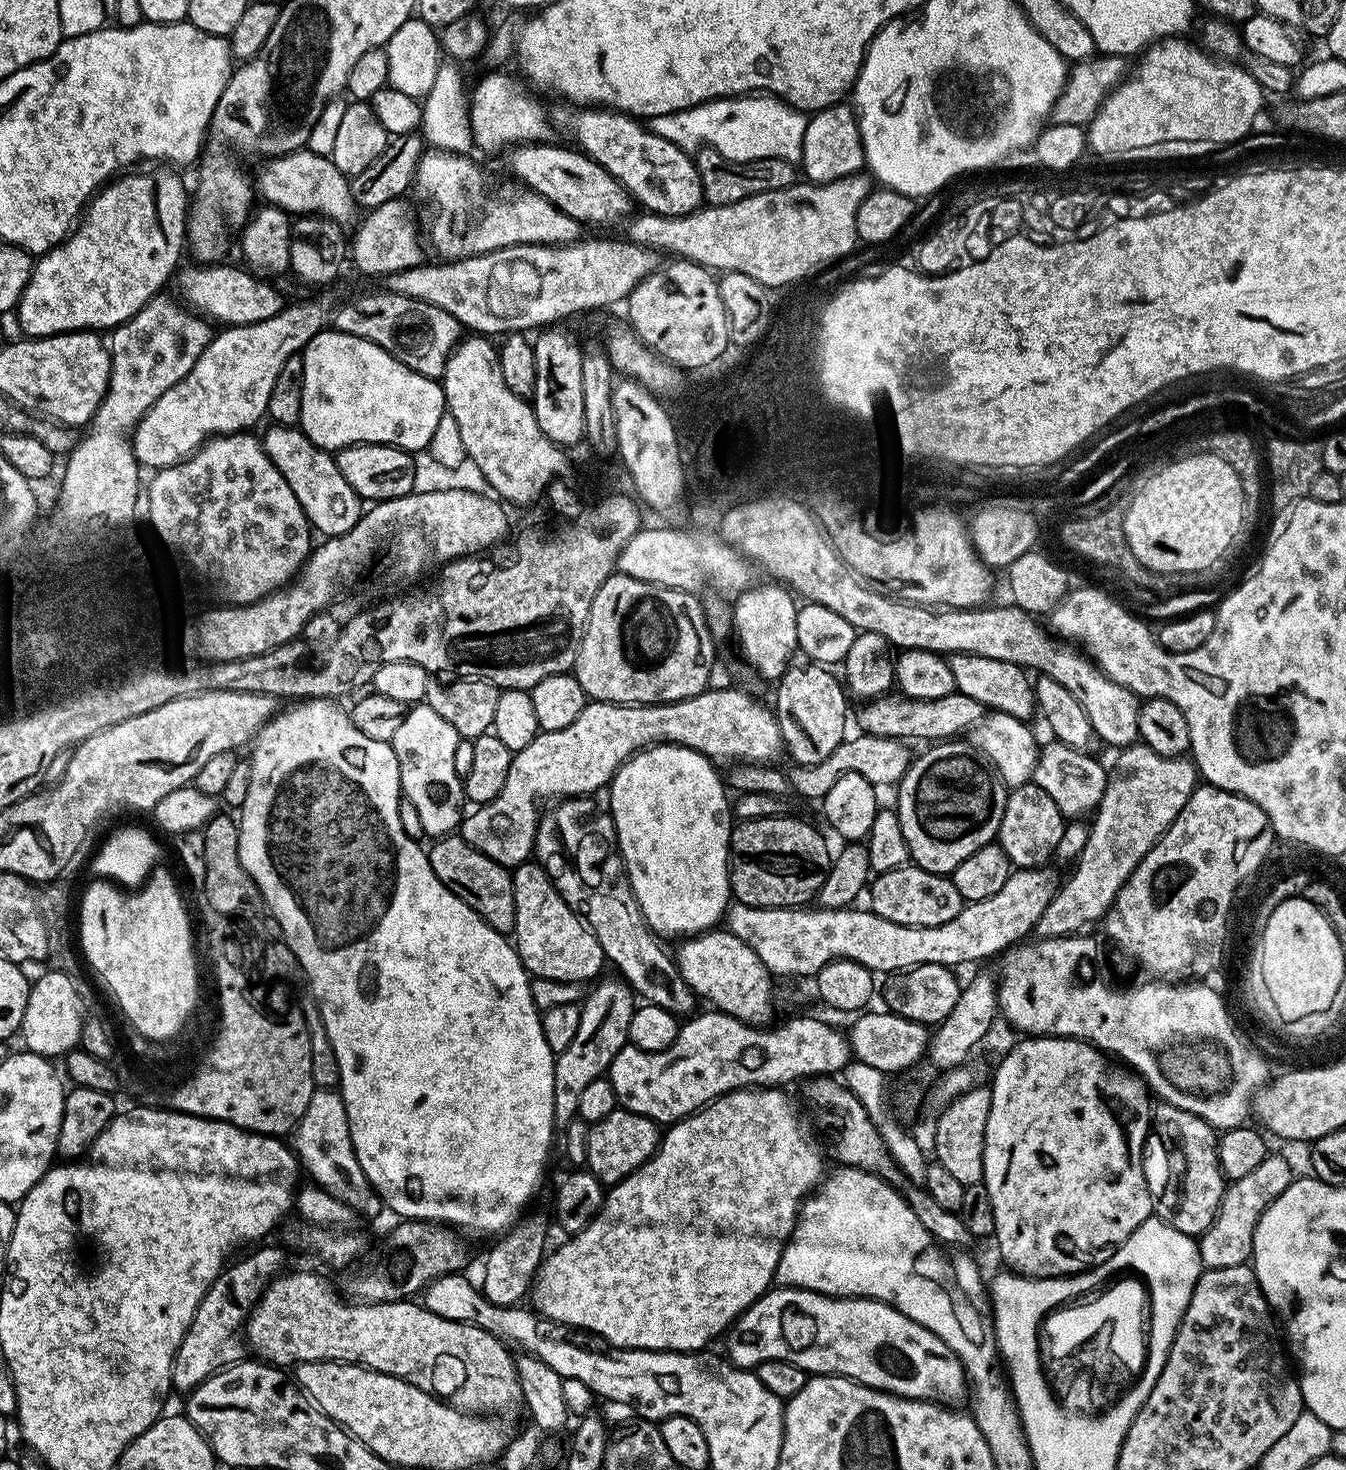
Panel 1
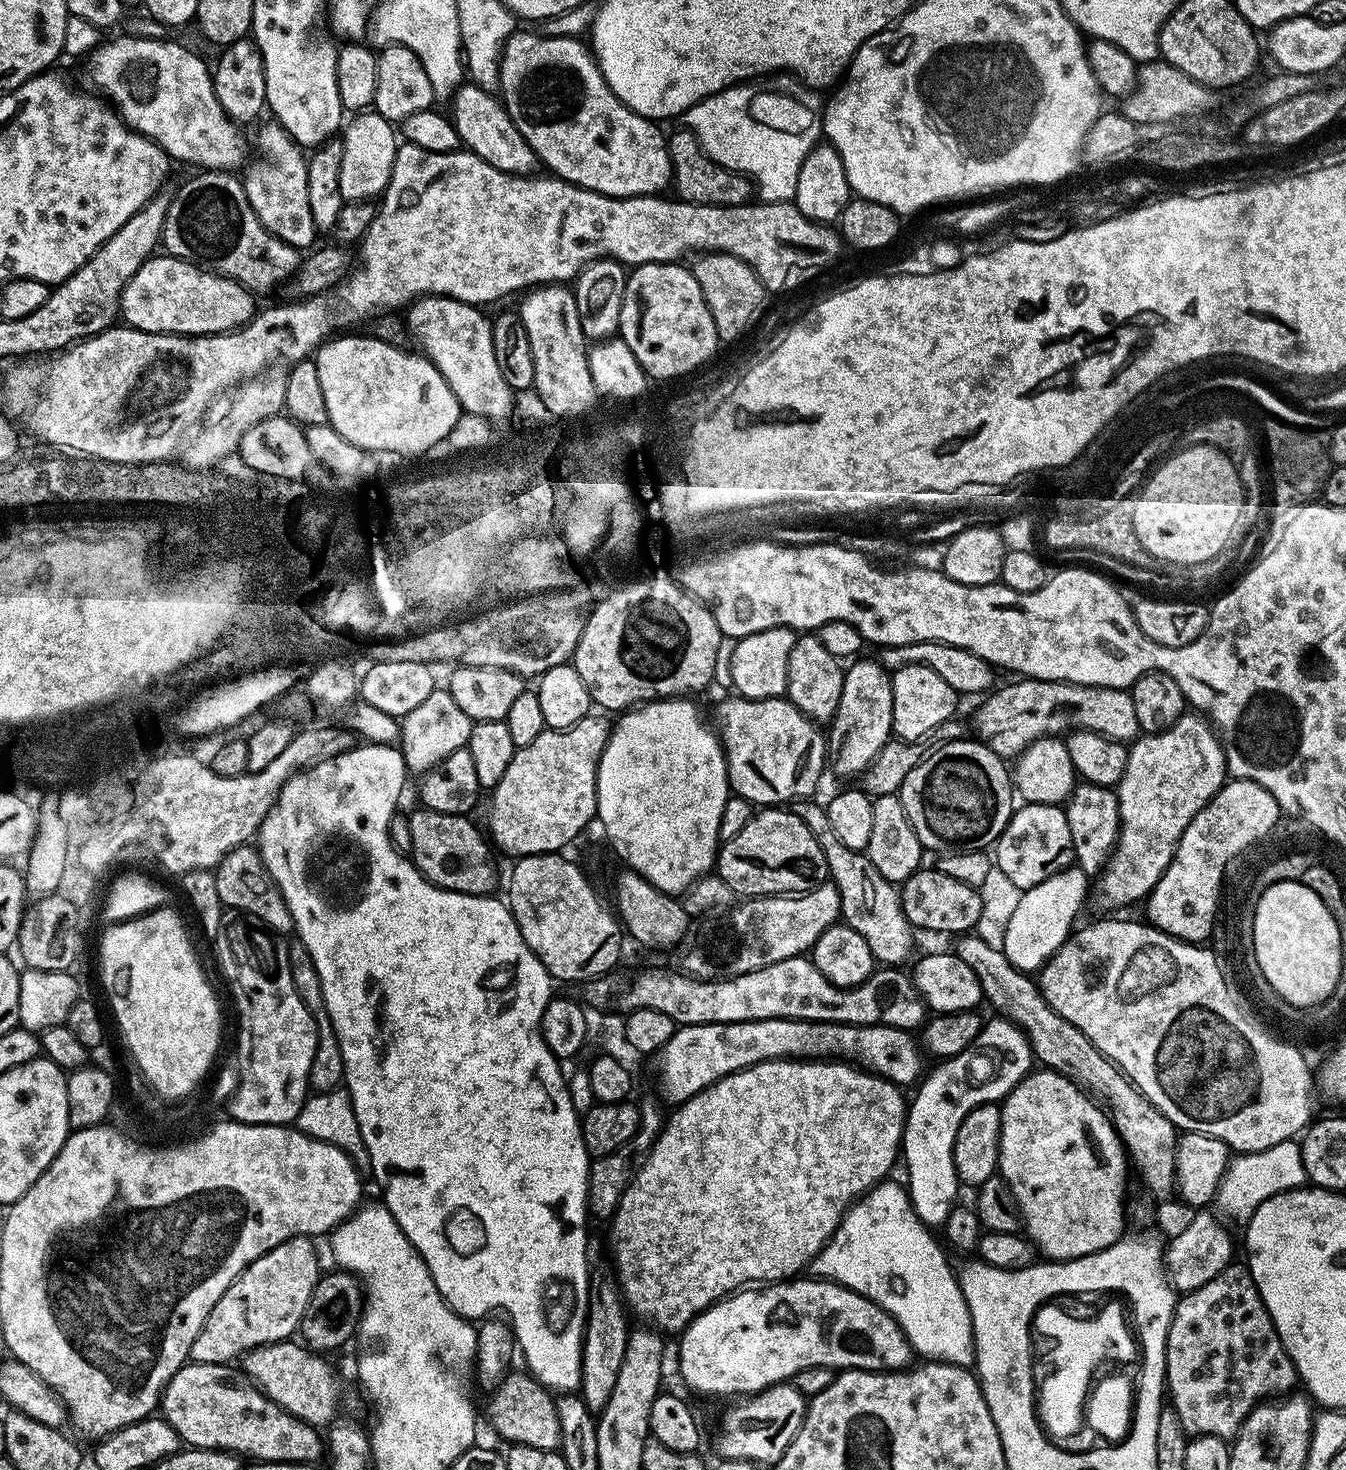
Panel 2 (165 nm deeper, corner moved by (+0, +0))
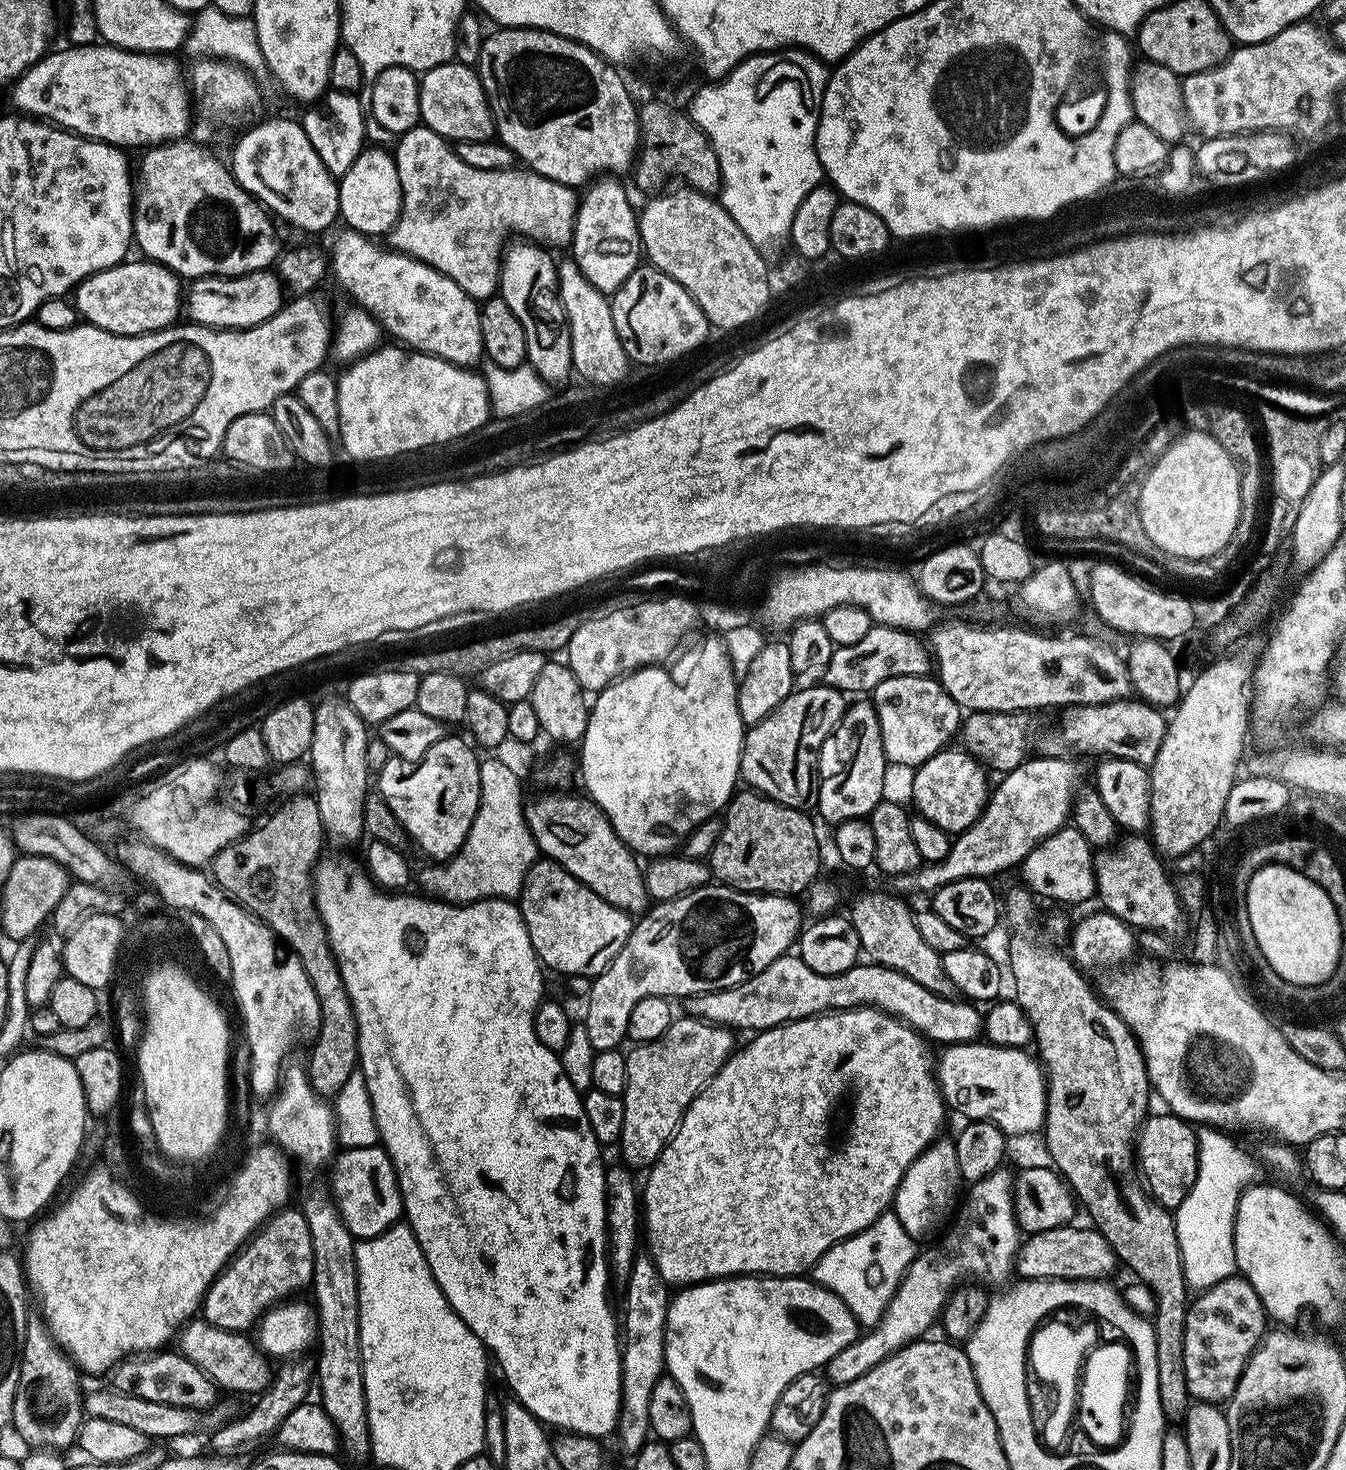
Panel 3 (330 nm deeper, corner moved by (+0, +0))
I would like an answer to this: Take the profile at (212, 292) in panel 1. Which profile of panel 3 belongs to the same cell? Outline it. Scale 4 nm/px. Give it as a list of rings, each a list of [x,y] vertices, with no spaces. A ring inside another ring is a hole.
[[[129,259],[106,271],[96,272],[76,285],[72,304],[77,315],[96,328],[119,336],[140,336],[173,327],[181,317],[184,304],[181,279],[163,264],[139,259]]]

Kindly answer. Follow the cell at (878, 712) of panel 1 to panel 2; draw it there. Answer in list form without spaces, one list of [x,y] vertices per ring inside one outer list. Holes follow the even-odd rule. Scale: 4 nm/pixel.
[[[1063,680],[1013,681],[1005,688],[989,691],[976,708],[975,735],[1001,758],[1015,758],[1045,736],[1060,738],[1070,732],[1097,732],[1107,740],[1132,742],[1141,735],[1131,691],[1066,684]]]

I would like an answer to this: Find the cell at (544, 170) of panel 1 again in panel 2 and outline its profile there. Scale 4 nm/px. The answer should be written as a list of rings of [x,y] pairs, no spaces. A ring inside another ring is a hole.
[[[465,82],[451,96],[450,104],[452,104],[452,112],[450,111],[452,125],[456,128],[461,145],[467,151],[490,162],[490,166],[494,166],[506,174],[527,176],[537,171],[538,161],[534,150],[530,150],[530,146],[522,138],[518,126],[514,126],[503,103],[493,93],[482,90],[474,83]]]

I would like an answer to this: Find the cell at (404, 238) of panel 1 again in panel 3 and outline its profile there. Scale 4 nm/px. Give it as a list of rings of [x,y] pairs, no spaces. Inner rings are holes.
[[[272,270],[251,272],[245,276],[206,276],[193,279],[186,288],[187,319],[193,324],[204,324],[207,328],[253,328],[270,318],[274,318],[274,314],[280,311],[285,303],[286,285]]]

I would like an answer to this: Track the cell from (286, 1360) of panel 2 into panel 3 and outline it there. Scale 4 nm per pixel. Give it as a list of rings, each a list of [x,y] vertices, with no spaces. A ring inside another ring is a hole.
[[[193,1318],[178,1333],[178,1351],[207,1374],[217,1389],[259,1394],[272,1383],[274,1368],[269,1357],[243,1332],[227,1332],[203,1318]]]

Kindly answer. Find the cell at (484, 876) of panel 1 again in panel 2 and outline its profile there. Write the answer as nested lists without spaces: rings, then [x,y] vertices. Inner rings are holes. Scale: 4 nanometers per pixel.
[[[423,806],[417,809],[417,812],[409,811],[407,817],[413,842],[410,859],[418,871],[432,884],[451,892],[471,896],[493,895],[497,891],[496,864],[492,861],[493,849],[482,832],[480,837],[479,830],[468,821],[469,817],[446,814]]]

